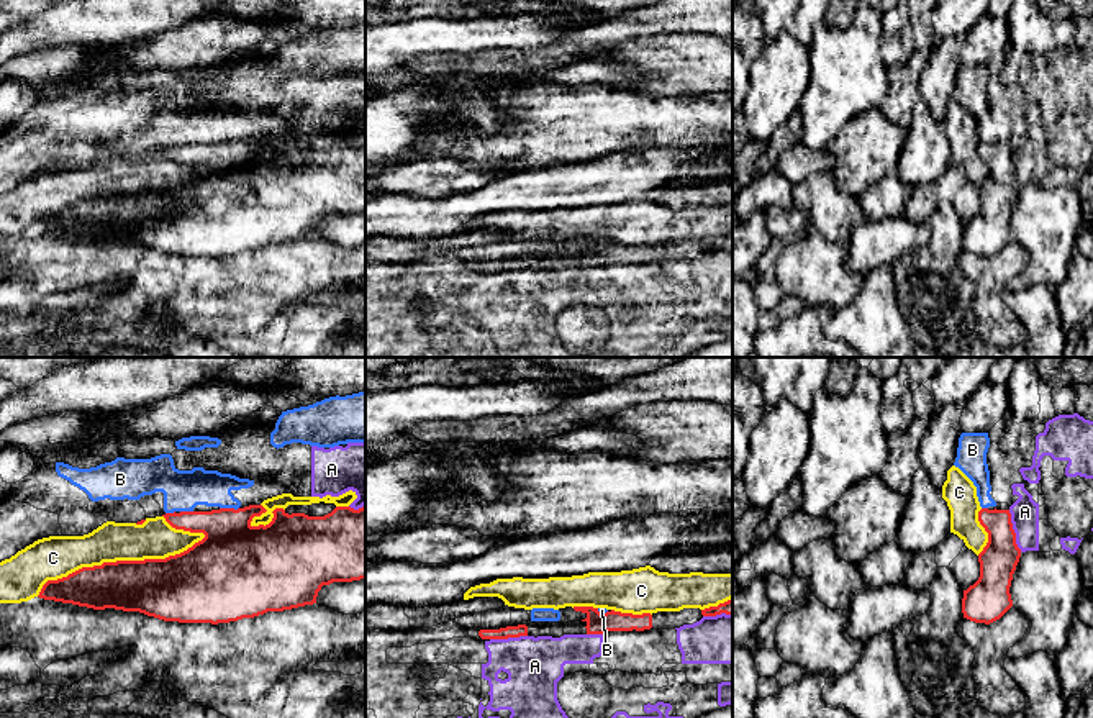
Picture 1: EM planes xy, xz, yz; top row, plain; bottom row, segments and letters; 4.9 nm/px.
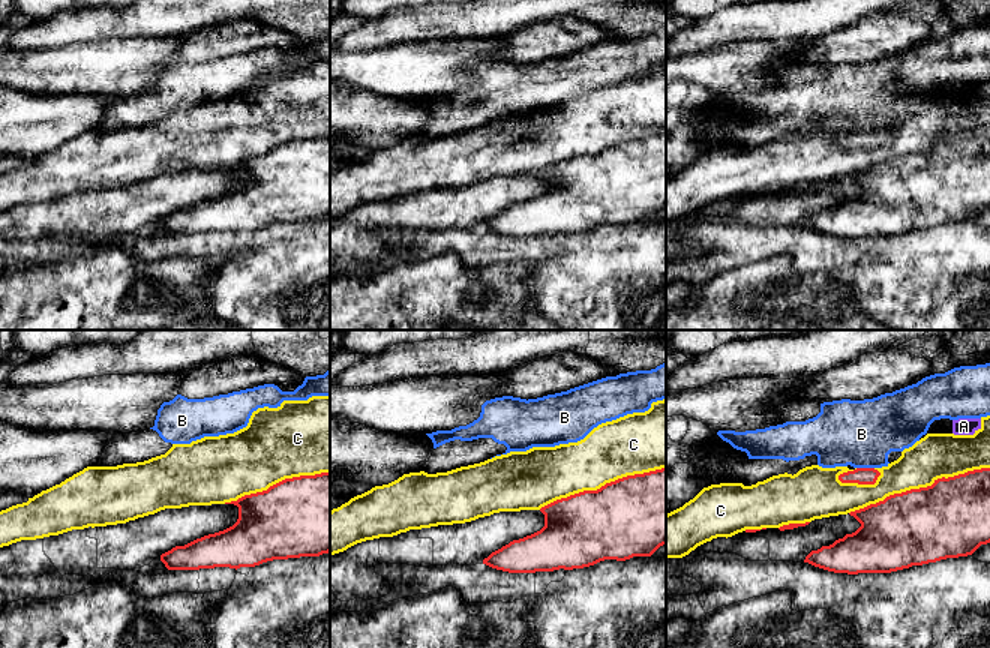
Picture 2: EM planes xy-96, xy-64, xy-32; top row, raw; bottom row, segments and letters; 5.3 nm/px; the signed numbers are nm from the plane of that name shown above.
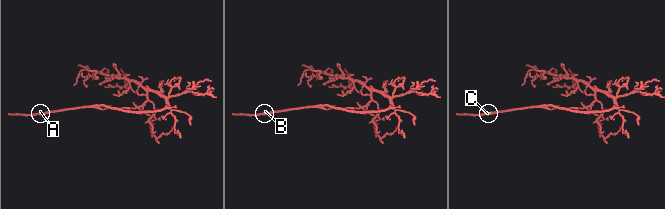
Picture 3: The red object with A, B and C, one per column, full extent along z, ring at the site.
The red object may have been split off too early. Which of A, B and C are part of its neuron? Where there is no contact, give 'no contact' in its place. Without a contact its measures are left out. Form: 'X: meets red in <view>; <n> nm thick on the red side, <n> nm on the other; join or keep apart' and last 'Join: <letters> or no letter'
A: meets red in yz; 190 nm thick on the red side, 140 nm on the other; keep apart
B: meets red in xy; 380 nm thick on the red side, 190 nm on the other; keep apart
C: meets red in xy; 280 nm thick on the red side, 190 nm on the other; keep apart
Join: no letter

